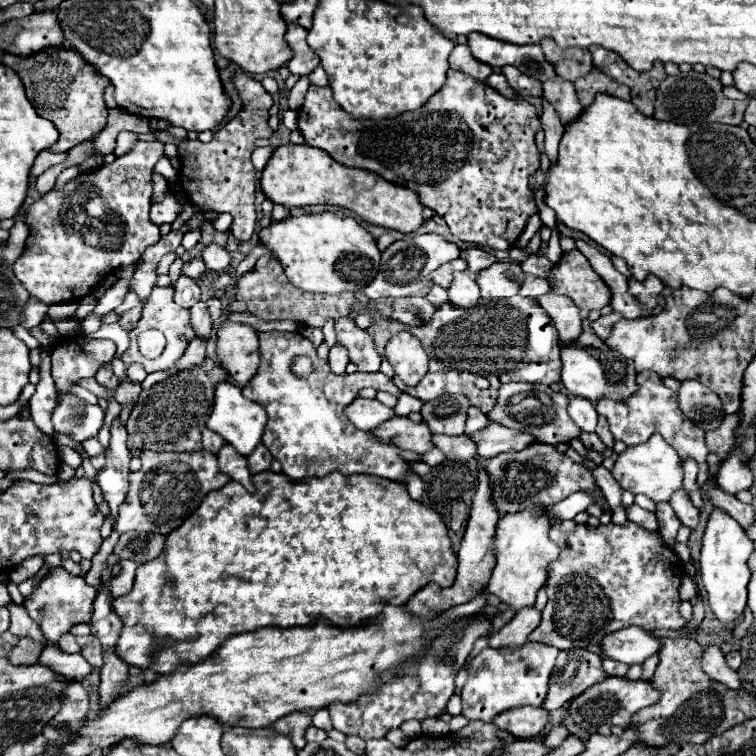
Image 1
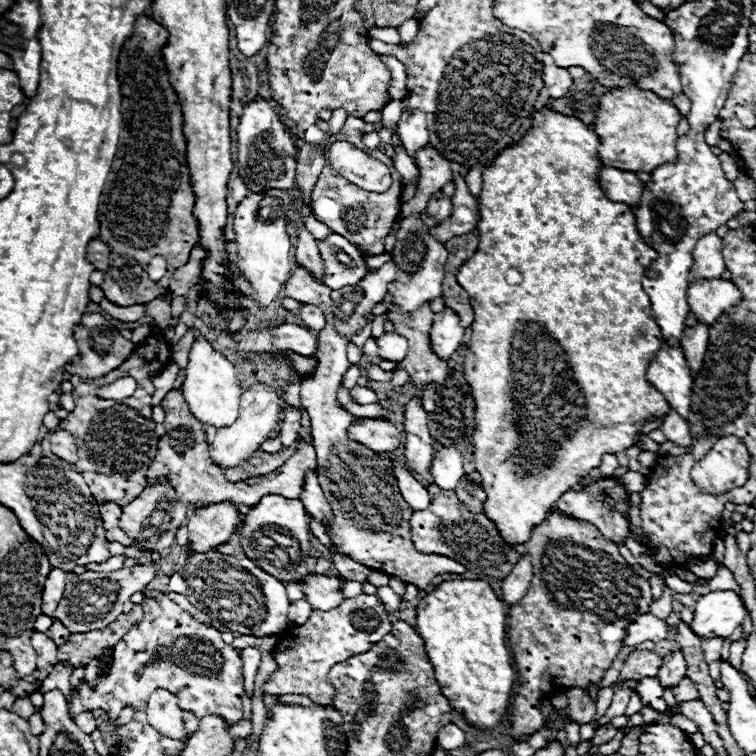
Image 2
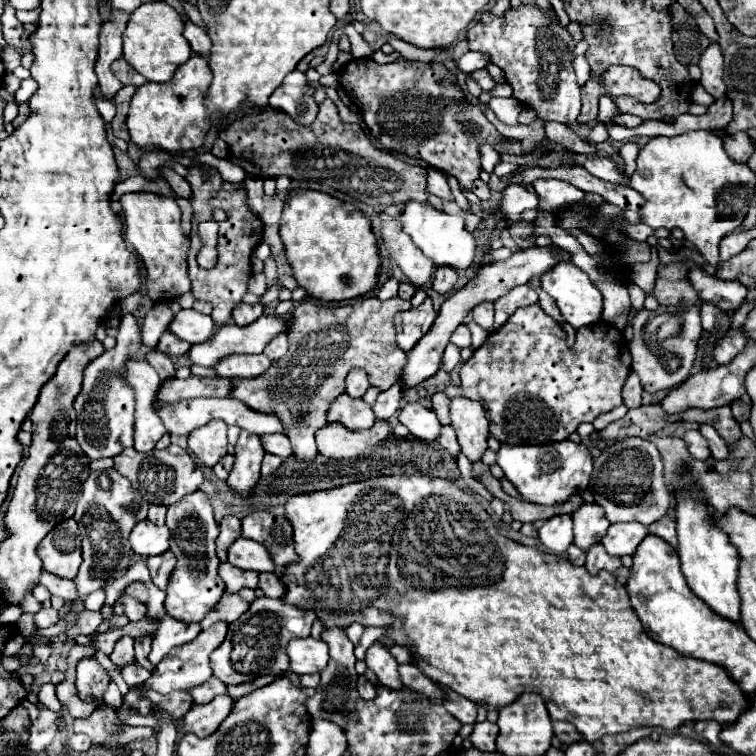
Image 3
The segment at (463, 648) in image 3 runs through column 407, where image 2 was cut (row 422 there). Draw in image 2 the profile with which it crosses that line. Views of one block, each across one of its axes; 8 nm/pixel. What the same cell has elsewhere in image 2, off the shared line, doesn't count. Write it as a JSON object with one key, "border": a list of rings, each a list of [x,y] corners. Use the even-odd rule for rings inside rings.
{"border":[[[550,108],[538,110],[532,116],[532,126],[524,134],[524,138],[514,146],[506,146],[504,152],[500,152],[494,162],[484,168],[484,186],[482,194],[478,196],[480,220],[476,226],[480,246],[476,254],[468,262],[464,262],[456,272],[456,280],[470,296],[470,304],[476,314],[472,322],[472,332],[480,332],[472,334],[468,342],[464,378],[470,384],[476,402],[476,428],[472,434],[472,444],[474,464],[482,476],[482,488],[488,496],[484,502],[484,514],[492,518],[492,522],[496,522],[500,534],[504,534],[504,538],[508,538],[512,546],[524,544],[524,540],[530,538],[530,528],[544,520],[556,498],[560,498],[560,494],[568,492],[570,486],[578,484],[584,476],[588,476],[592,468],[600,466],[600,458],[604,454],[616,454],[630,448],[636,442],[636,436],[640,434],[646,420],[666,416],[670,412],[666,398],[646,380],[646,370],[662,346],[662,332],[654,316],[650,314],[650,298],[640,282],[644,270],[650,266],[652,260],[656,260],[656,252],[642,240],[636,228],[636,216],[632,206],[612,202],[600,188],[598,172],[602,162],[596,152],[598,142],[600,140],[596,138],[596,132],[590,130],[580,118],[564,116]]]}

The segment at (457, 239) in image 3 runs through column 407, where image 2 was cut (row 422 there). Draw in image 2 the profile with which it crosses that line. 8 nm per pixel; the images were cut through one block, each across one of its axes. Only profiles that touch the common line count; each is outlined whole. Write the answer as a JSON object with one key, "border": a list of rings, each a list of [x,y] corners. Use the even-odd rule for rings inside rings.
{"border":[[[198,336],[194,340],[190,354],[188,354],[188,366],[186,366],[184,374],[186,374],[186,378],[182,382],[180,392],[184,394],[190,412],[196,418],[200,418],[200,422],[222,428],[222,426],[230,426],[238,418],[238,404],[240,404],[242,388],[236,380],[234,364],[228,362],[222,352],[214,350],[212,344],[204,336]]]}

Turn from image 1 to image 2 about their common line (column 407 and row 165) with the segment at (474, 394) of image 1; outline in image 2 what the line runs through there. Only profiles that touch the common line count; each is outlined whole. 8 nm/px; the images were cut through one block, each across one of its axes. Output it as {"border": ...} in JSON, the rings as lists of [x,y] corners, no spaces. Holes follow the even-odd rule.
{"border":[[[348,116],[342,130],[334,136],[328,138],[328,142],[336,142],[336,140],[346,140],[346,142],[352,142],[356,148],[360,148],[362,152],[370,154],[372,158],[384,162],[388,168],[390,168],[390,174],[392,174],[392,186],[382,192],[382,194],[372,194],[368,190],[362,190],[358,188],[356,184],[344,180],[329,163],[326,162],[322,174],[318,176],[318,182],[314,184],[314,192],[312,192],[312,212],[316,216],[316,220],[324,222],[330,230],[334,230],[336,234],[344,236],[346,240],[350,240],[352,244],[358,246],[358,250],[362,250],[362,254],[366,256],[378,256],[384,252],[384,238],[388,236],[392,224],[398,220],[398,214],[400,214],[400,194],[402,194],[402,180],[400,180],[400,174],[396,172],[392,160],[380,152],[378,148],[376,150],[370,150],[364,146],[362,142],[362,128],[364,122],[362,118],[352,118]]]}

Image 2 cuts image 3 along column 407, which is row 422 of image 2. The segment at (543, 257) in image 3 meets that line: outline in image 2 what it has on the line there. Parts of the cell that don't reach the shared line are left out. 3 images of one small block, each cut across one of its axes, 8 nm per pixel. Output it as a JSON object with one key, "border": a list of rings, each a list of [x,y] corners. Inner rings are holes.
{"border":[[[376,418],[352,422],[352,426],[348,428],[348,436],[376,452],[392,452],[402,442],[402,432],[394,424]]]}

